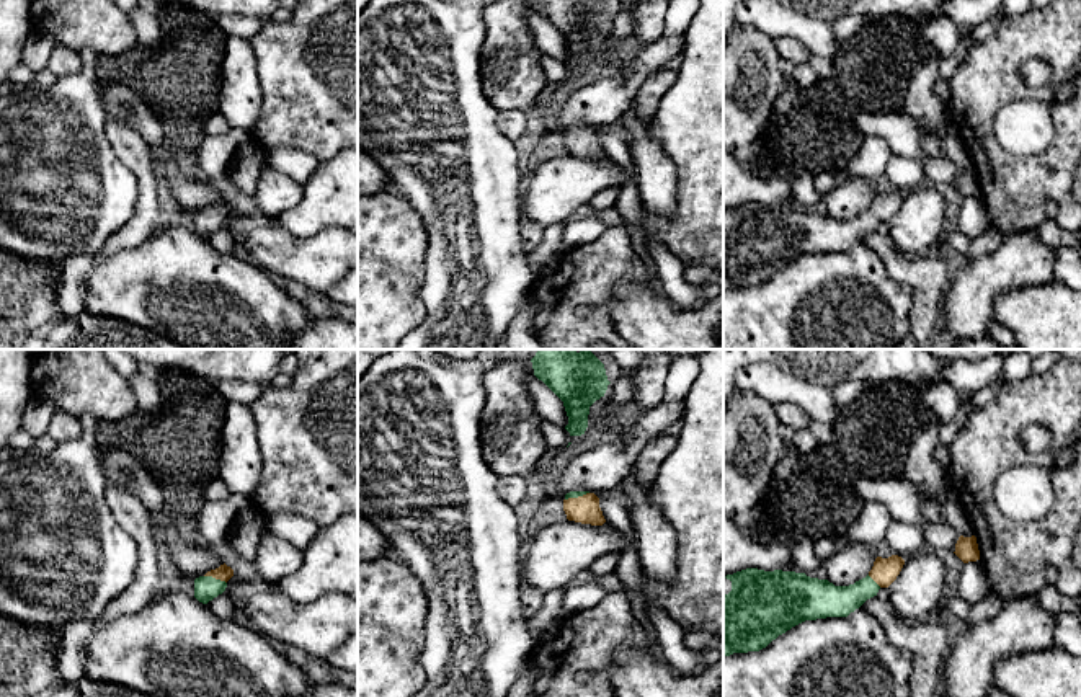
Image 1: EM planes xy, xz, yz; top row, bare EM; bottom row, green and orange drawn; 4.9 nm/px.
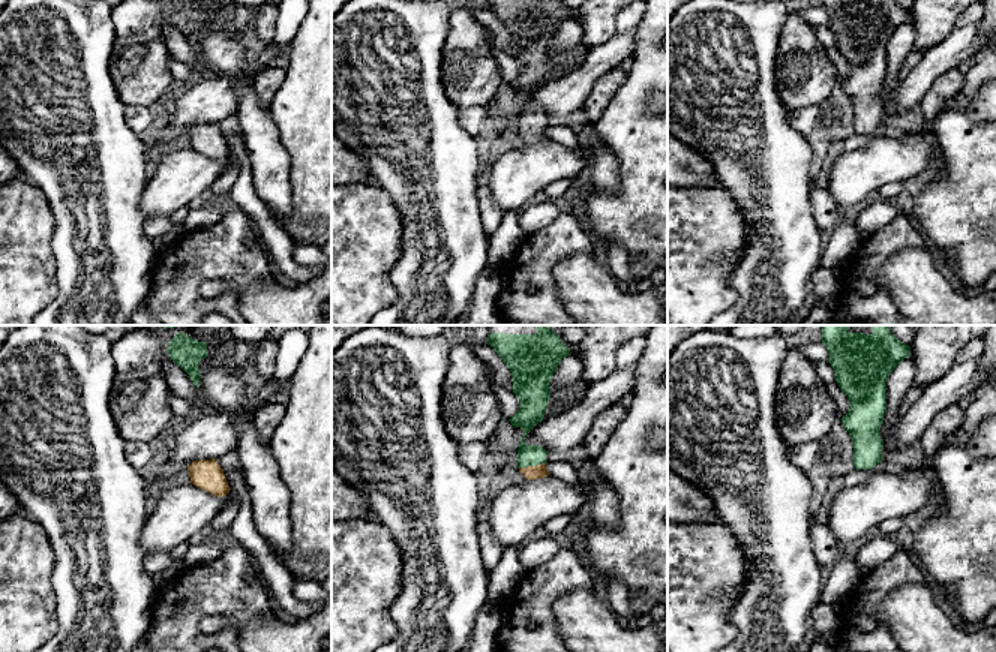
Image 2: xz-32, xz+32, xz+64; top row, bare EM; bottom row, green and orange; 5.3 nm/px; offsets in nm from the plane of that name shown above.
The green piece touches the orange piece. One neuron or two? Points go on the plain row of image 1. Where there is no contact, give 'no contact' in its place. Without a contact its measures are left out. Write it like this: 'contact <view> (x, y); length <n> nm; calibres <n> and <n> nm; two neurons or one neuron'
contact xy (214, 213); length 120 nm; calibres 120 and 80 nm; one neuron

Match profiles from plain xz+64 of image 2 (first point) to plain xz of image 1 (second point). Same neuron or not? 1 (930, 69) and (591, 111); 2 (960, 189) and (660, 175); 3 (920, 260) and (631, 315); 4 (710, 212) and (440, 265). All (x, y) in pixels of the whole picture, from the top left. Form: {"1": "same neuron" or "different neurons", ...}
{"1": "same neuron", "2": "different neurons", "3": "same neuron", "4": "different neurons"}

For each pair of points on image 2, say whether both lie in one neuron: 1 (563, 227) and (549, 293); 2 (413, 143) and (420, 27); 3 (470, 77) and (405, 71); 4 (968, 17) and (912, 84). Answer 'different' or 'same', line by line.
1: same
2: same
3: different
4: different

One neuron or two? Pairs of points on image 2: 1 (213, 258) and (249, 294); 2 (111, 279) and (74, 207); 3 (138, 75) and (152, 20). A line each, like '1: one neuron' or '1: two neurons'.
1: two neurons
2: one neuron
3: one neuron

